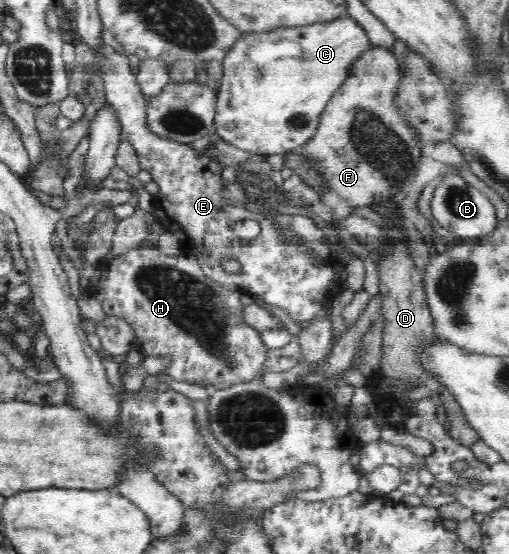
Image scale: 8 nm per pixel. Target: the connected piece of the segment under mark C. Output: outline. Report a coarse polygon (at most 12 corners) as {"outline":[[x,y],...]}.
{"outline":[[349,16],[241,32],[216,134],[304,146],[372,42]]}

